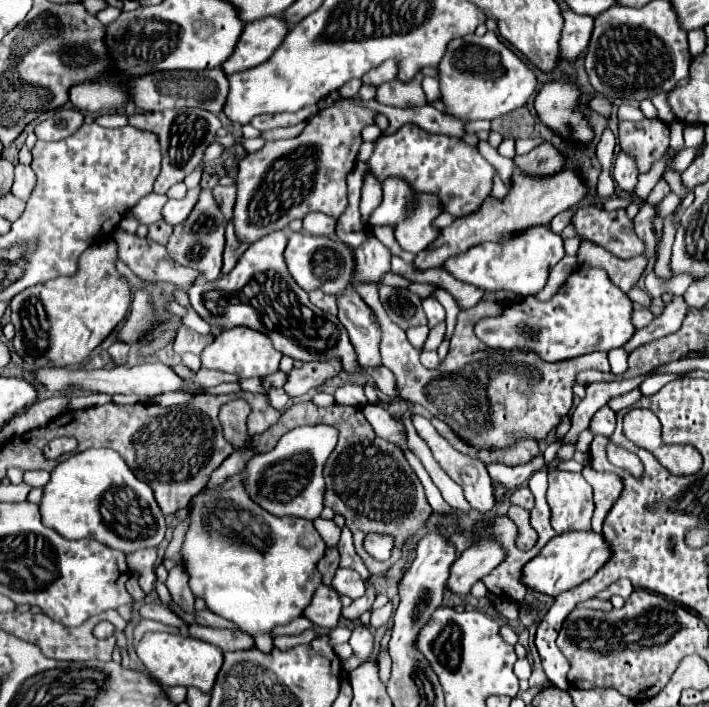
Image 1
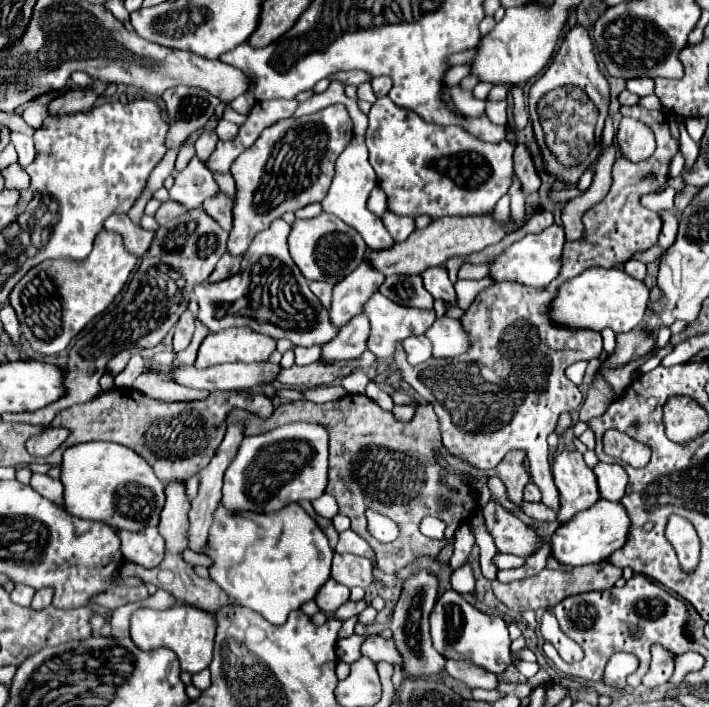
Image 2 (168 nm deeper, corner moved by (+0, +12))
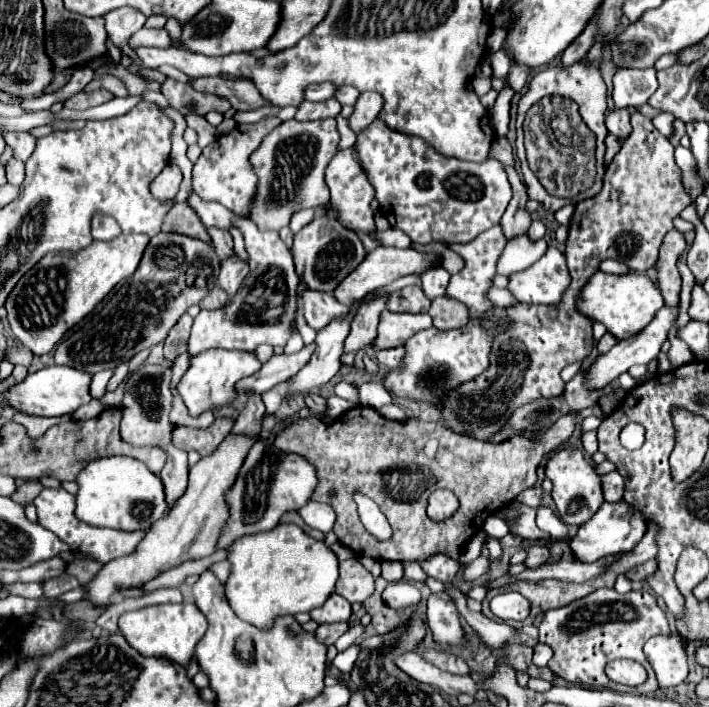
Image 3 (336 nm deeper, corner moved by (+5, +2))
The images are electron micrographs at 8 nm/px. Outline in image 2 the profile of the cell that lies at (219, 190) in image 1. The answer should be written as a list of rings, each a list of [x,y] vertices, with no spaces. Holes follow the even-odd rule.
[[[218,192],[218,196],[212,196],[202,204],[202,208],[228,232],[232,228],[232,198],[224,192]]]

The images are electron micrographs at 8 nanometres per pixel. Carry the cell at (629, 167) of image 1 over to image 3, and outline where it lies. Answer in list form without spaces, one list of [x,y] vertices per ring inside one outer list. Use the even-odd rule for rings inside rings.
[[[617,108],[607,112],[607,128],[609,132],[617,134],[621,140],[625,140],[631,134],[631,124],[629,124],[629,110],[627,108]]]

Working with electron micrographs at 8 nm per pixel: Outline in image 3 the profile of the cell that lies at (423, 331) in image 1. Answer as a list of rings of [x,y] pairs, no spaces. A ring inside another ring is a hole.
[[[385,310],[379,322],[379,334],[375,338],[373,350],[403,346],[413,334],[431,326],[429,314],[395,314]]]

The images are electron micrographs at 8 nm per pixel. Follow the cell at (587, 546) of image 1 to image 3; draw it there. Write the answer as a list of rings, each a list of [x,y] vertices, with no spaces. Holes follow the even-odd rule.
[[[625,500],[621,502],[603,502],[603,506],[597,510],[597,514],[585,522],[577,536],[571,540],[571,552],[577,560],[581,562],[595,562],[607,554],[617,554],[617,552],[627,552],[641,542],[643,534],[647,532],[647,522],[633,510]]]

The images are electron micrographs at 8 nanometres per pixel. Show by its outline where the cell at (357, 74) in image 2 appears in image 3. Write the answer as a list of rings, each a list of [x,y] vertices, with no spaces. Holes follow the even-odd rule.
[[[321,82],[321,84],[311,84],[305,88],[305,100],[311,102],[323,102],[333,98],[335,94],[335,86],[331,82]]]

